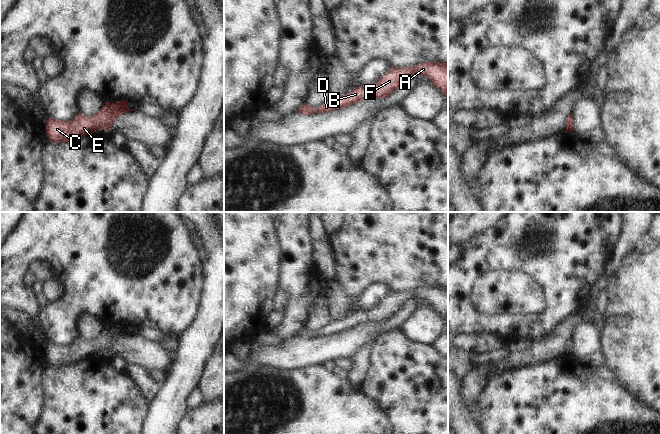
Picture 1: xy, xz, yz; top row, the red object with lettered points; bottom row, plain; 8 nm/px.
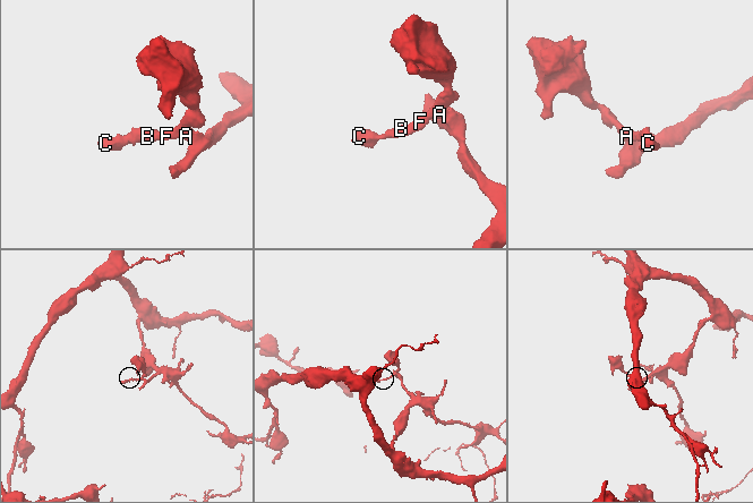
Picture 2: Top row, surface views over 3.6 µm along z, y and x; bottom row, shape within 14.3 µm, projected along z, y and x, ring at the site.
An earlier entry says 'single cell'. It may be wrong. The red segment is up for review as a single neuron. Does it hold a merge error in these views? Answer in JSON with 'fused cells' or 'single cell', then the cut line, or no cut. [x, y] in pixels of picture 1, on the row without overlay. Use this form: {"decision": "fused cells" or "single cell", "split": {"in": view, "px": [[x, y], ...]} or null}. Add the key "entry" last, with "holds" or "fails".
{"decision": "single cell", "split": null, "entry": "holds"}

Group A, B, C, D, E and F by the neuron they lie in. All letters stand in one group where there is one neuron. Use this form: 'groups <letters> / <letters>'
groups A B C D E F

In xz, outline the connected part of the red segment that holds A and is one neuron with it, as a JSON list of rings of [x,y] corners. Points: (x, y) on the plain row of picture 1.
[[[423,286],[419,289],[391,293],[374,309],[370,311],[357,311],[343,320],[333,319],[326,327],[317,332],[307,328],[299,331],[299,337],[312,339],[325,337],[335,333],[342,333],[367,323],[379,323],[388,321],[398,313],[409,299],[426,300],[448,321],[448,288],[442,286]]]

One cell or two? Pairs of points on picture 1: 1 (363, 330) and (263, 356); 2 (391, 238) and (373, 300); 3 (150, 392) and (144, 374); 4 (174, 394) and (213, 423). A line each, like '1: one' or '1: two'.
1: one
2: two
3: one
4: two

